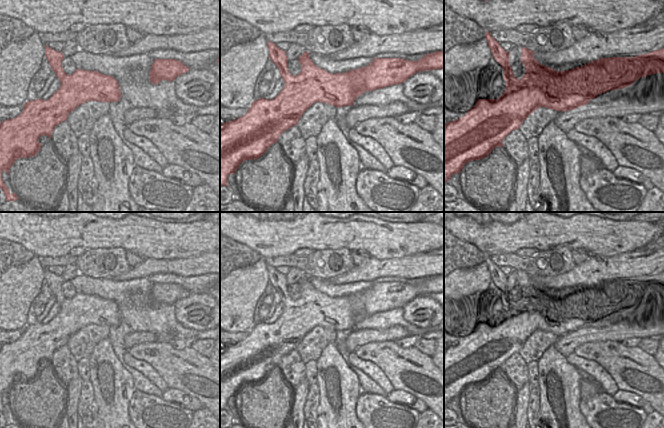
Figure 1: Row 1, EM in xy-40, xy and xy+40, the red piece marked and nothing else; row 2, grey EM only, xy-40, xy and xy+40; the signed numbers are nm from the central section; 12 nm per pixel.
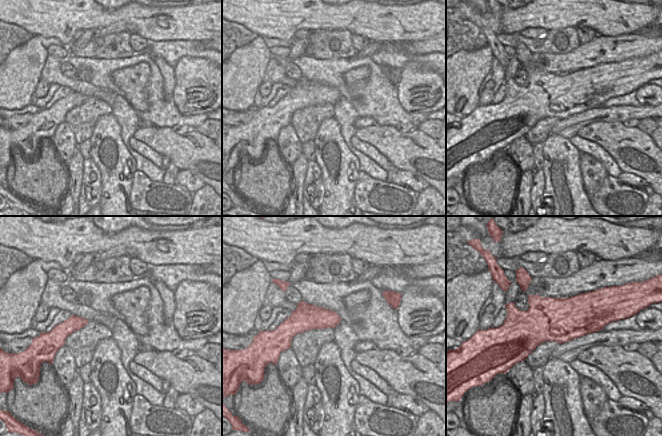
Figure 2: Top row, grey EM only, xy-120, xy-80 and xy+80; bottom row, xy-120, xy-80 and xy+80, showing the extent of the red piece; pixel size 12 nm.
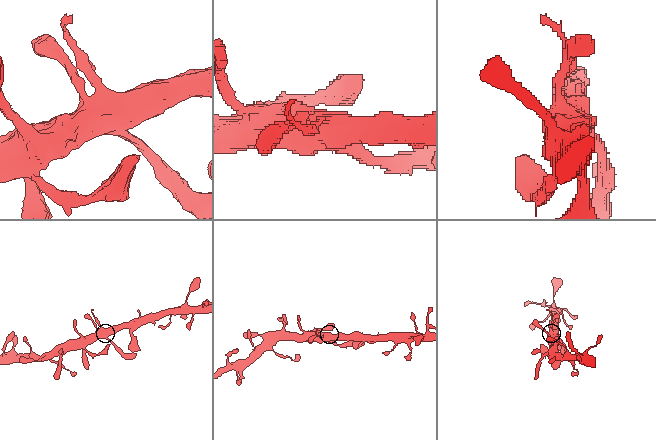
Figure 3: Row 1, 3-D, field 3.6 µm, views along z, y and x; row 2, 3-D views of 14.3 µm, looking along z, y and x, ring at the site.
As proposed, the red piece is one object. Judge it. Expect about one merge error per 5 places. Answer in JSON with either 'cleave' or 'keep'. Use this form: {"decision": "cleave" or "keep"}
{"decision": "keep"}

